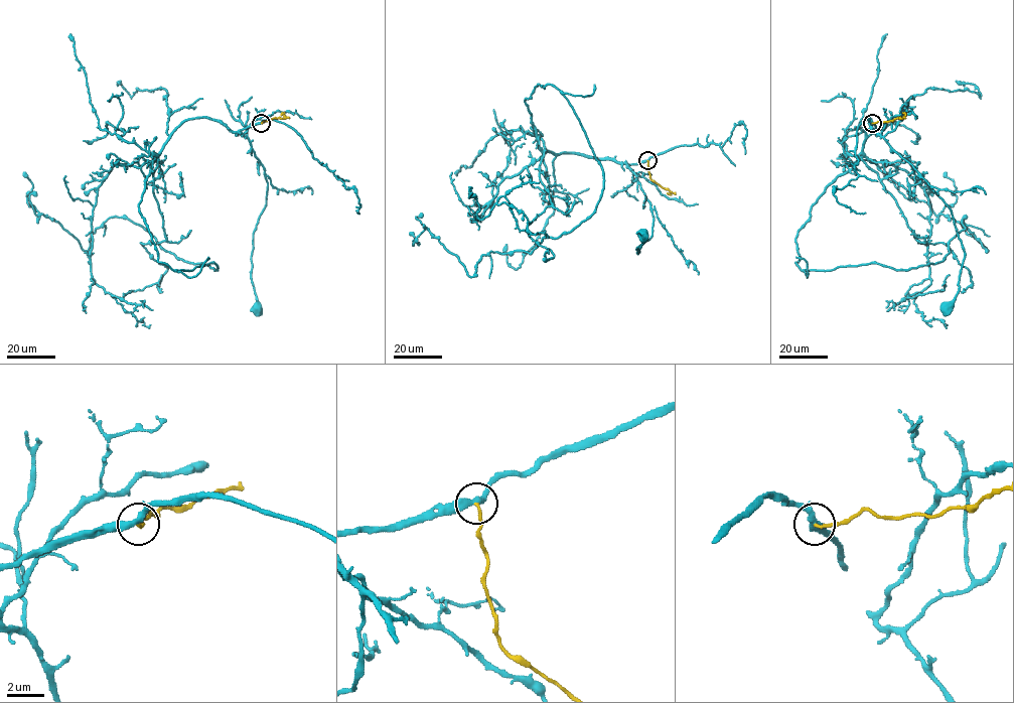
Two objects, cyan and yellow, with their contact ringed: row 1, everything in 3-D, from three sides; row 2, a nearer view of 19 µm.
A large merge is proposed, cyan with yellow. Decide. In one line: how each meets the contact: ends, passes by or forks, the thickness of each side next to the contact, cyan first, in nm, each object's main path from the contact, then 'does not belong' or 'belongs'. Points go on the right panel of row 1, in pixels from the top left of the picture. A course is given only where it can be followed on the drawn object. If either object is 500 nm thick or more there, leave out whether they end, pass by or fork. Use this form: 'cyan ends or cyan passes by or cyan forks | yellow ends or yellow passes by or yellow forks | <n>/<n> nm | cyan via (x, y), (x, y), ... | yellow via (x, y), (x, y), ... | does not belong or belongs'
cyan passes by | yellow ends | 360/130 nm | cyan via (872, 123), (875, 127), (874, 131), (905, 159), (952, 213), (965, 258), (959, 290), (947, 307) | yellow via (872, 123), (904, 115) | does not belong

